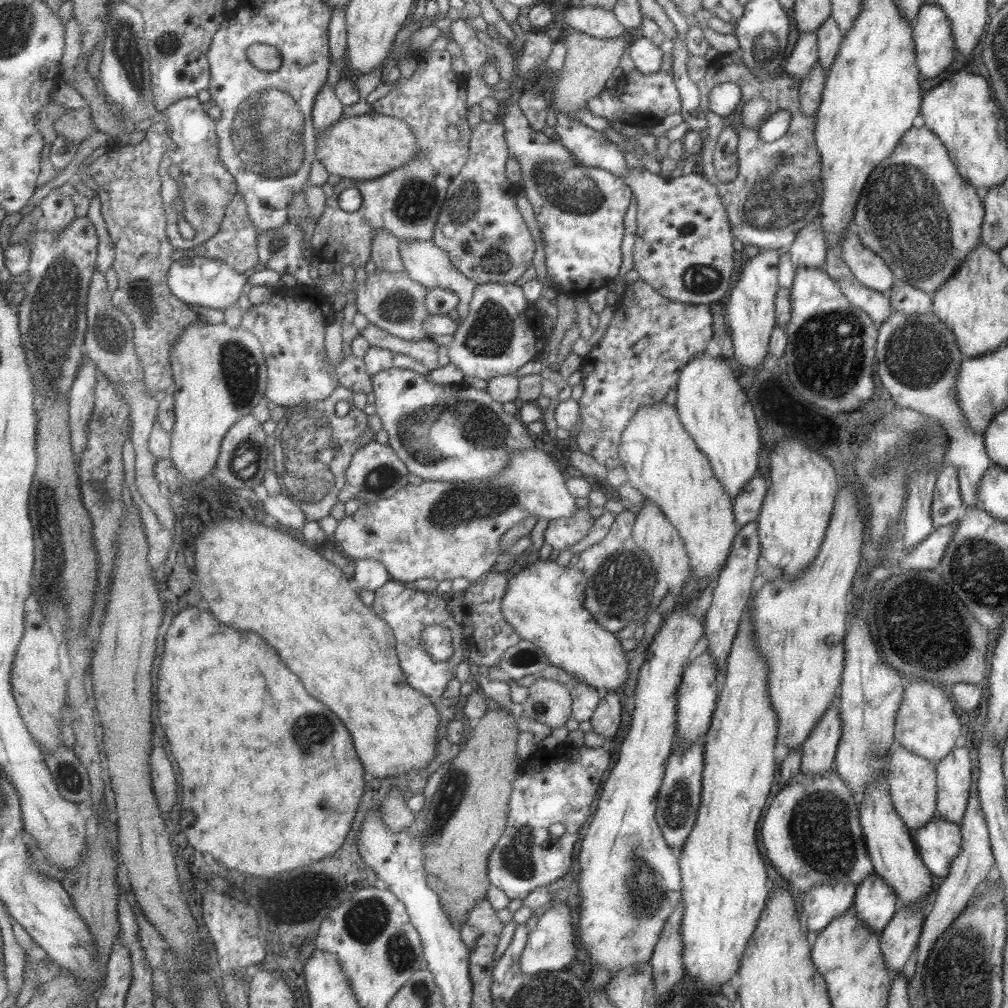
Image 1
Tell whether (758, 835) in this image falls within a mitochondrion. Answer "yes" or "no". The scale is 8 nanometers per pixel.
no

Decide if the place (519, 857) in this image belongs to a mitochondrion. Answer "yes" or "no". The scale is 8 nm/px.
yes

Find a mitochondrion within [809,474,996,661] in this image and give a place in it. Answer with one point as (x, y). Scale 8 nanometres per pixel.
(895, 594)

